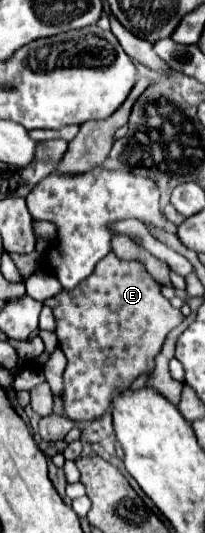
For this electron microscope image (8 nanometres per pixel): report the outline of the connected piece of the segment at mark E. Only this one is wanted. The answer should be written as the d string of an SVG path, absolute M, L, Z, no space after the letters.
M114 254L102 258L94 272L84 282L80 282L76 290L62 290L44 304L54 312L56 336L64 356L68 358L64 372L64 410L66 416L76 422L100 418L110 408L112 398L120 390L126 390L138 376L152 372L154 358L160 352L166 334L184 320L182 312L172 308L172 304L160 294L160 284L148 276L142 262L124 262Z

